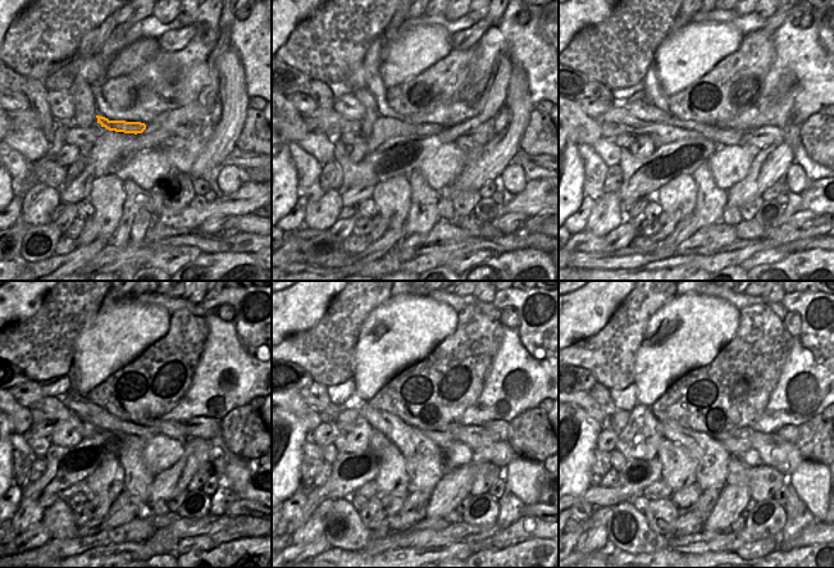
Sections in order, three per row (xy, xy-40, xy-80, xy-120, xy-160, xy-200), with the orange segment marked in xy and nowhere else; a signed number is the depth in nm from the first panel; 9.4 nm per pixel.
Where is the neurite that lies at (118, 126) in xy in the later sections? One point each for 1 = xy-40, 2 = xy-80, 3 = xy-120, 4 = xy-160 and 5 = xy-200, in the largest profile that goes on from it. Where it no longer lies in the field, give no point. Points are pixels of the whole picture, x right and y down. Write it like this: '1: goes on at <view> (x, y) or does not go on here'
1: goes on at xy-40 (423, 130)
2: goes on at xy-80 (725, 136)
3: goes on at xy-120 (174, 430)
4: goes on at xy-160 (500, 453)
5: goes on at xy-200 (774, 451)

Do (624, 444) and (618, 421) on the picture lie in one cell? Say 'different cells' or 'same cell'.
different cells

